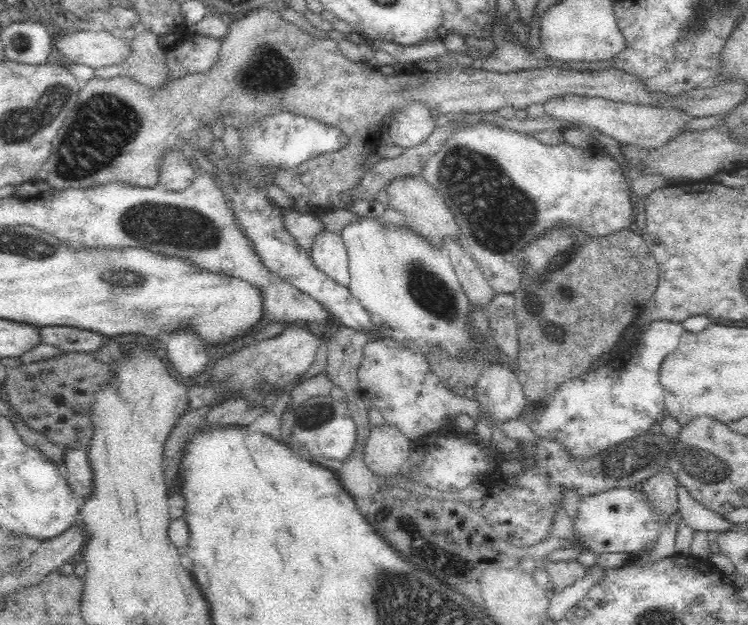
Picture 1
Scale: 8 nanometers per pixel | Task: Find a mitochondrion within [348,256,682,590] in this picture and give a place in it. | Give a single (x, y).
(427, 290)

